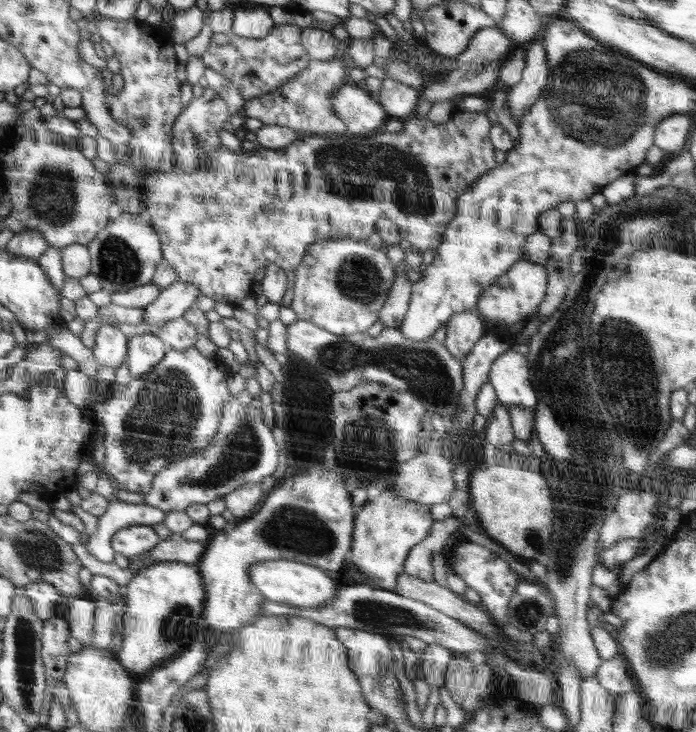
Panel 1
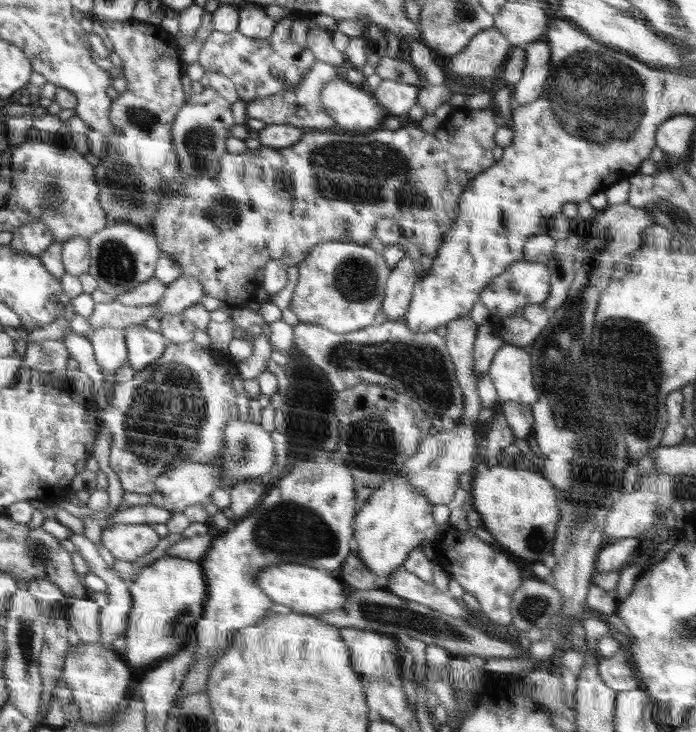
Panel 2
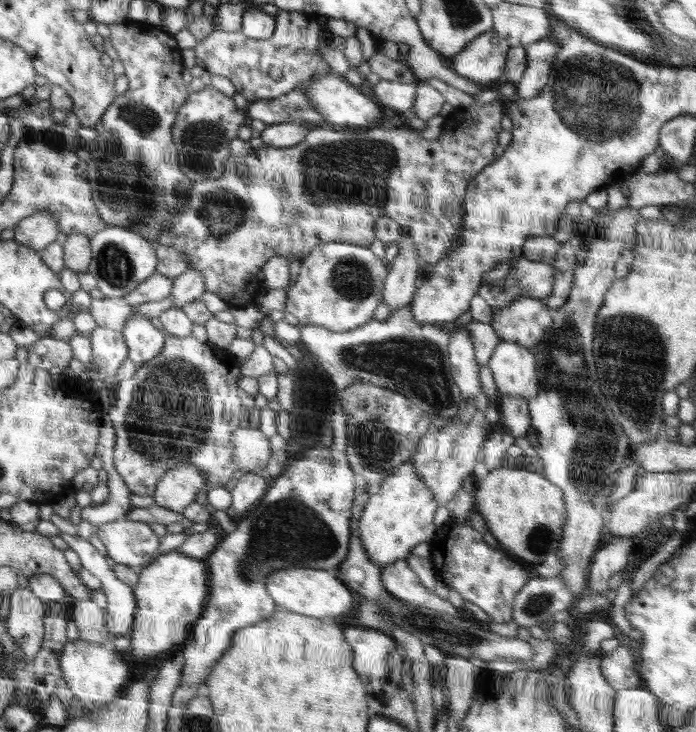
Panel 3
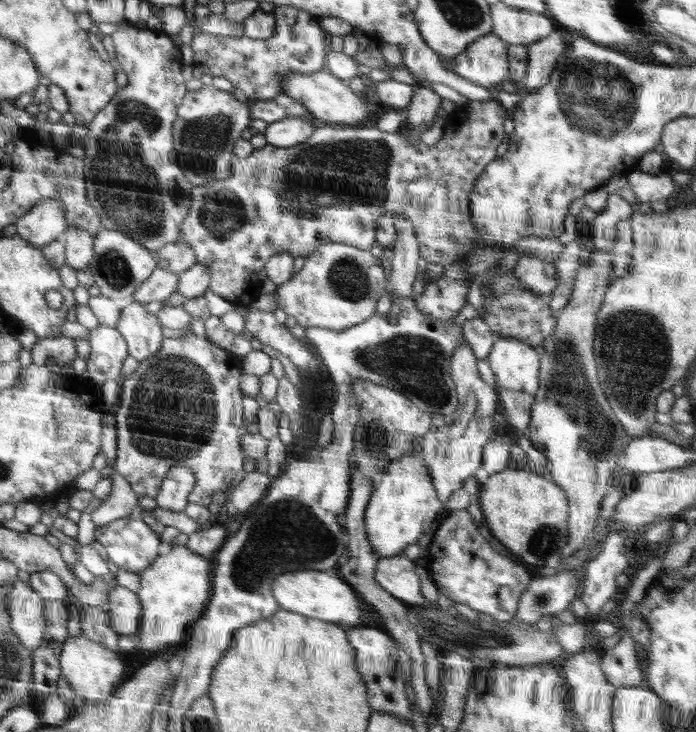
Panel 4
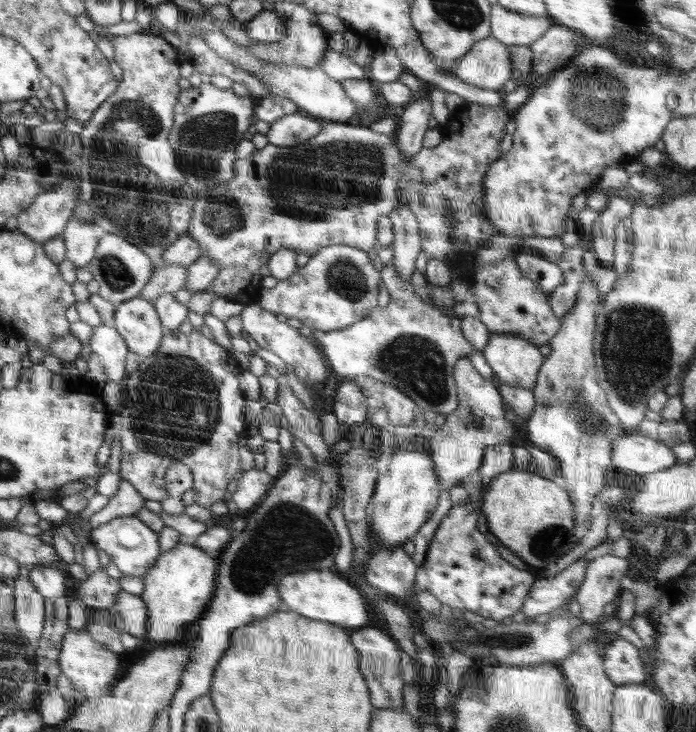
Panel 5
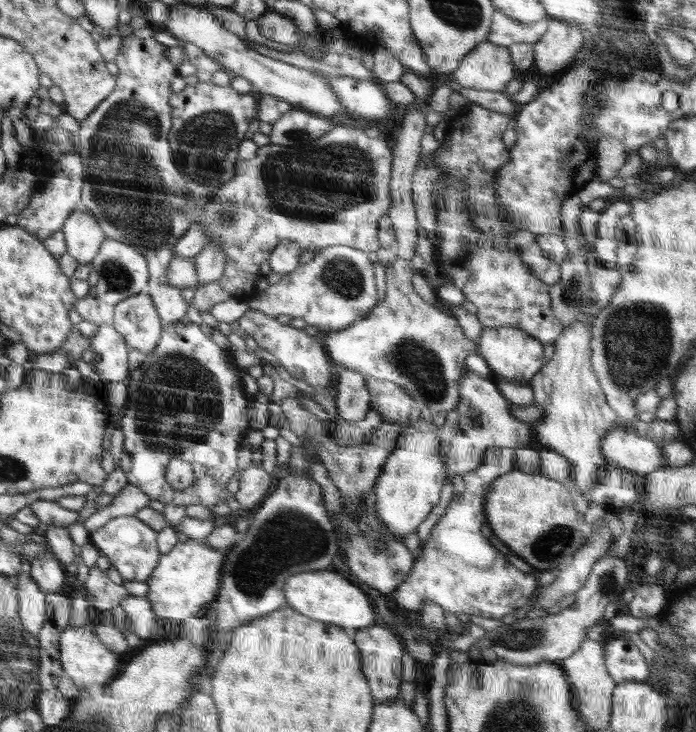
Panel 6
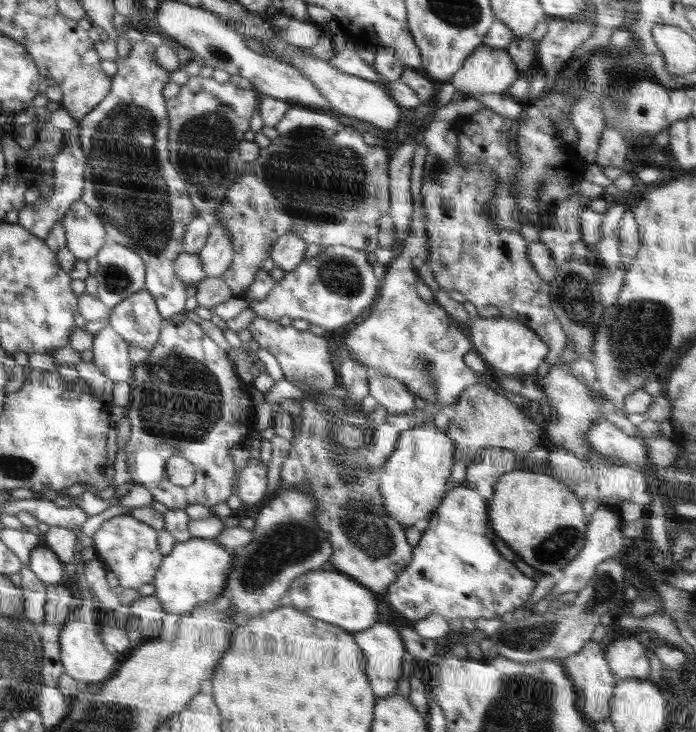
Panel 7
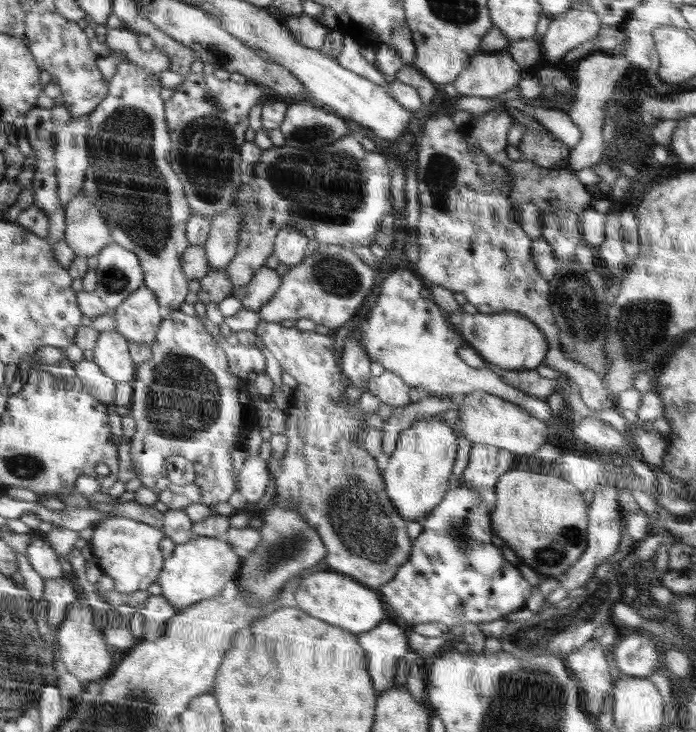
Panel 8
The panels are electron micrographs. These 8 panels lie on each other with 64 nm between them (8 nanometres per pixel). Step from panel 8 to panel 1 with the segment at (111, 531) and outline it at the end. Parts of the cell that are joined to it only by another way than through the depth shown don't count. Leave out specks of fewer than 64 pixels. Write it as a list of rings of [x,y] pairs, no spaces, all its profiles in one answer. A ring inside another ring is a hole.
[[[133,525],[119,529],[112,538],[110,547],[126,558],[142,554],[161,541],[150,525]]]

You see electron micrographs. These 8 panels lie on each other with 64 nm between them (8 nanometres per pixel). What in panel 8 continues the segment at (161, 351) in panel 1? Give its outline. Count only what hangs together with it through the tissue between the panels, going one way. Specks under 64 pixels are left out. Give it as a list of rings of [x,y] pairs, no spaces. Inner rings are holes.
[[[140,286],[112,310],[116,320],[115,331],[129,342],[151,345],[163,319],[159,308],[154,292],[146,286]]]

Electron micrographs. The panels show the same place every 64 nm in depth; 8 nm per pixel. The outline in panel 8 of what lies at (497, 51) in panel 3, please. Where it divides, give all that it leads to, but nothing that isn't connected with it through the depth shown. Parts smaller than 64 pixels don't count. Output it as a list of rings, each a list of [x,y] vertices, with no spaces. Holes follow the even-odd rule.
[[[506,50],[478,52],[454,79],[457,96],[495,97],[514,89],[521,67]]]

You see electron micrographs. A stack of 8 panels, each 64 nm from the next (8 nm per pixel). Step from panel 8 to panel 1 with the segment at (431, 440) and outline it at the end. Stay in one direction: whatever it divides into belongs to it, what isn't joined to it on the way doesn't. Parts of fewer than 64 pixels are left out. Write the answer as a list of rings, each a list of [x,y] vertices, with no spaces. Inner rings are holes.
[[[391,484],[357,509],[348,562],[354,564],[354,568],[362,572],[364,578],[370,580],[373,586],[392,591],[398,576],[404,572],[405,560],[410,554],[410,549],[428,535],[433,522],[429,507],[400,498],[392,490]]]

